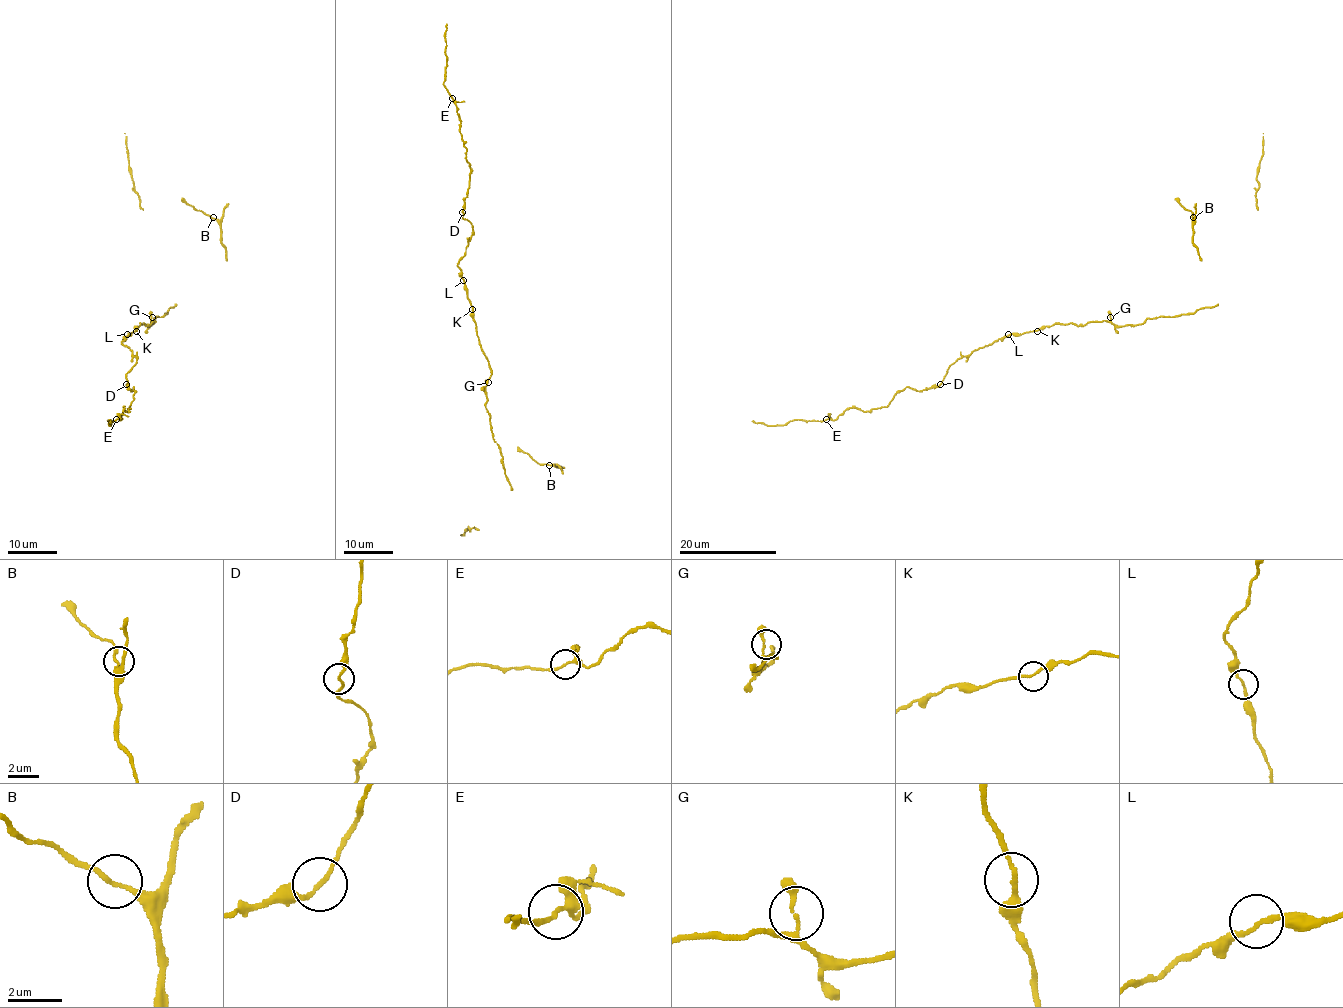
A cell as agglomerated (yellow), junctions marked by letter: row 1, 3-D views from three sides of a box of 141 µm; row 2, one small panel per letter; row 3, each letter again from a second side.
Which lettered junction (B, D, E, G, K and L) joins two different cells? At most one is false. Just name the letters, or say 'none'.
none

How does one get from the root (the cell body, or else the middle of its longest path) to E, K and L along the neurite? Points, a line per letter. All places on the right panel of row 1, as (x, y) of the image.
E: (1109, 322), (1054, 323), (998, 338), (953, 362), (939, 385), (906, 387), (886, 406), (847, 407), (825, 420)
K: (1109, 322), (1054, 323), (1042, 326), (1037, 331)
L: (1109, 322), (1054, 323), (1036, 331), (1008, 334)

